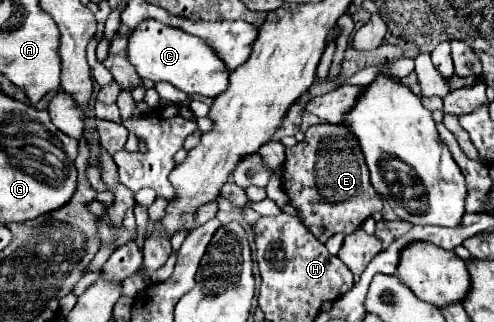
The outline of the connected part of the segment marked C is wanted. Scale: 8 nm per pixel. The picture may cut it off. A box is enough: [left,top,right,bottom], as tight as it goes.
[129,21,229,97]

